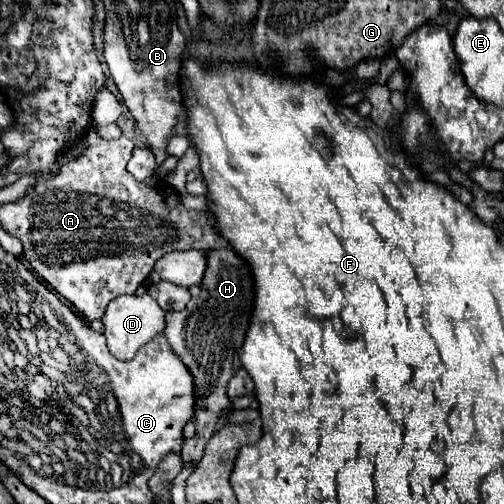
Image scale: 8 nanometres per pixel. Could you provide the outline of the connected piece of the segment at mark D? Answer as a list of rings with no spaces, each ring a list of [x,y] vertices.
[[[117,296],[109,302],[105,316],[103,316],[103,334],[107,338],[109,352],[117,360],[131,360],[141,346],[145,346],[149,340],[153,340],[159,332],[165,328],[165,312],[161,306],[149,296]]]

